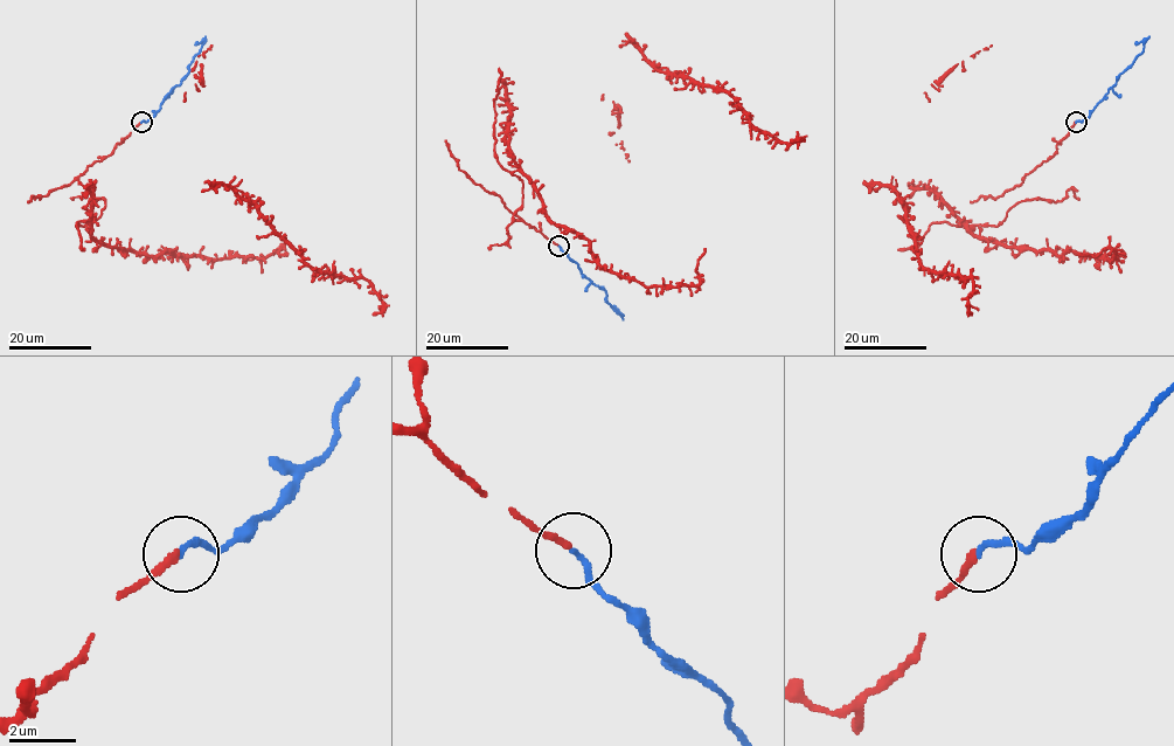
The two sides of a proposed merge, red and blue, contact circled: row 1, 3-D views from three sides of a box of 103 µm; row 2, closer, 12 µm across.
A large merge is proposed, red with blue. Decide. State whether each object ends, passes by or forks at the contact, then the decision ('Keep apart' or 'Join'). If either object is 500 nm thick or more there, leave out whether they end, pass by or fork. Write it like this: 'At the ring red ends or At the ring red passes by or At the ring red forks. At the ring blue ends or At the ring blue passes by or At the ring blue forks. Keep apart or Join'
At the ring red ends. At the ring blue ends. Join

